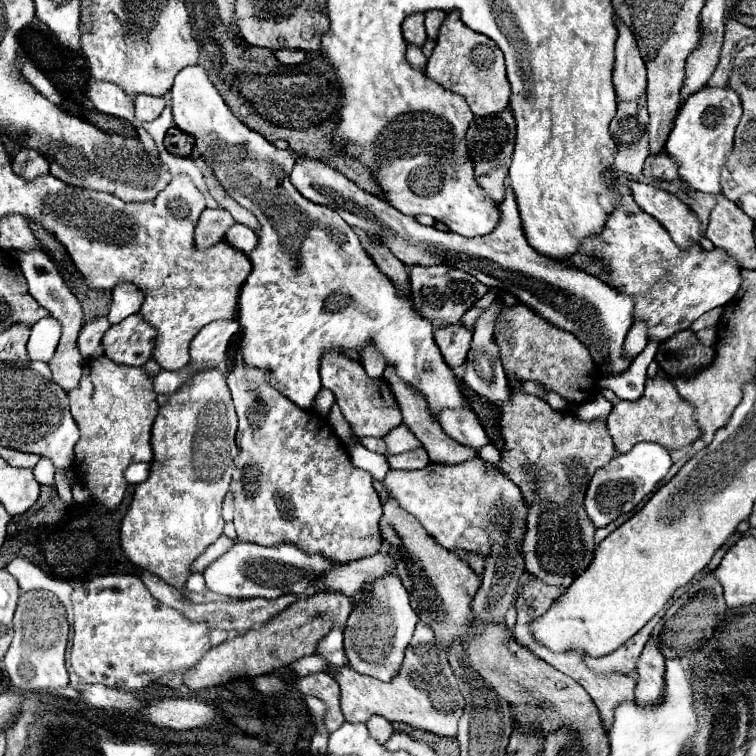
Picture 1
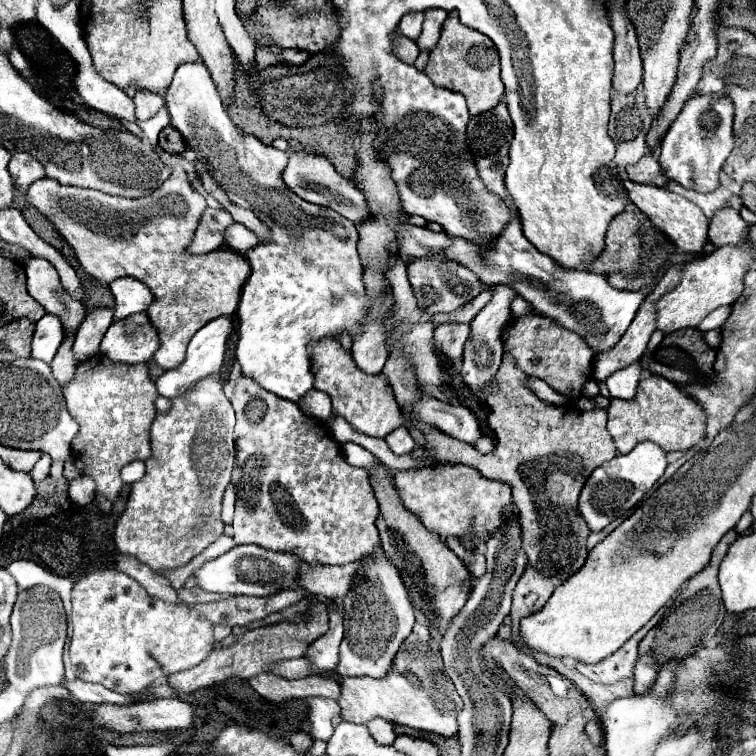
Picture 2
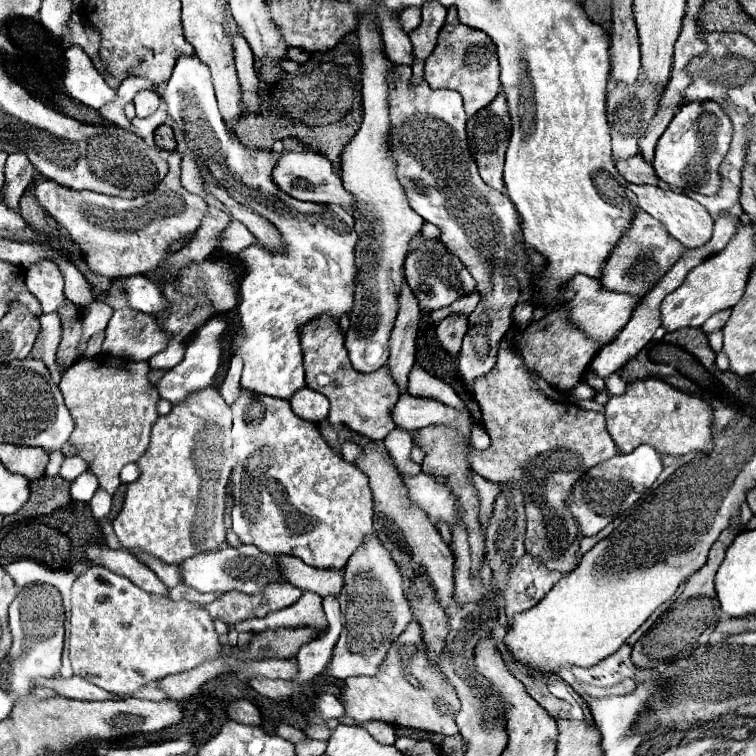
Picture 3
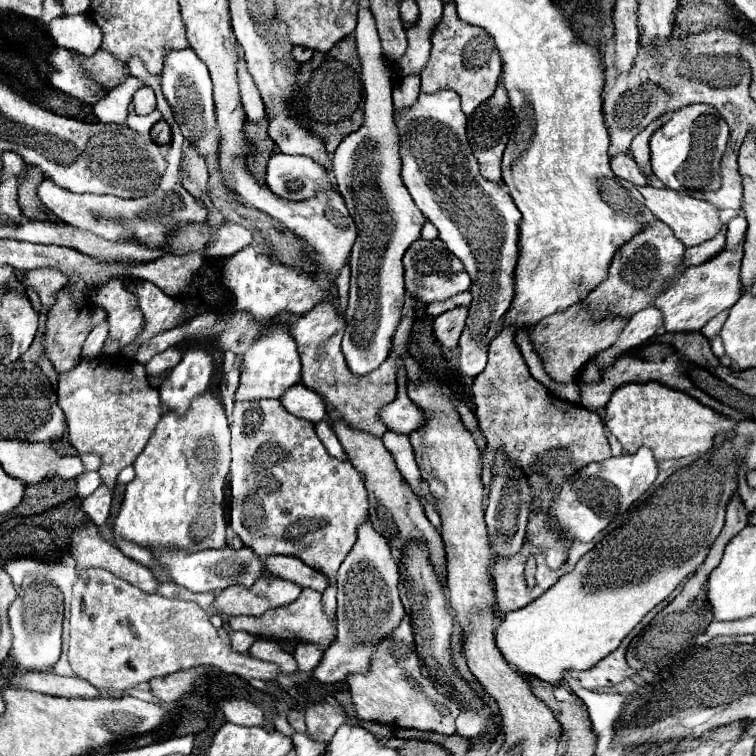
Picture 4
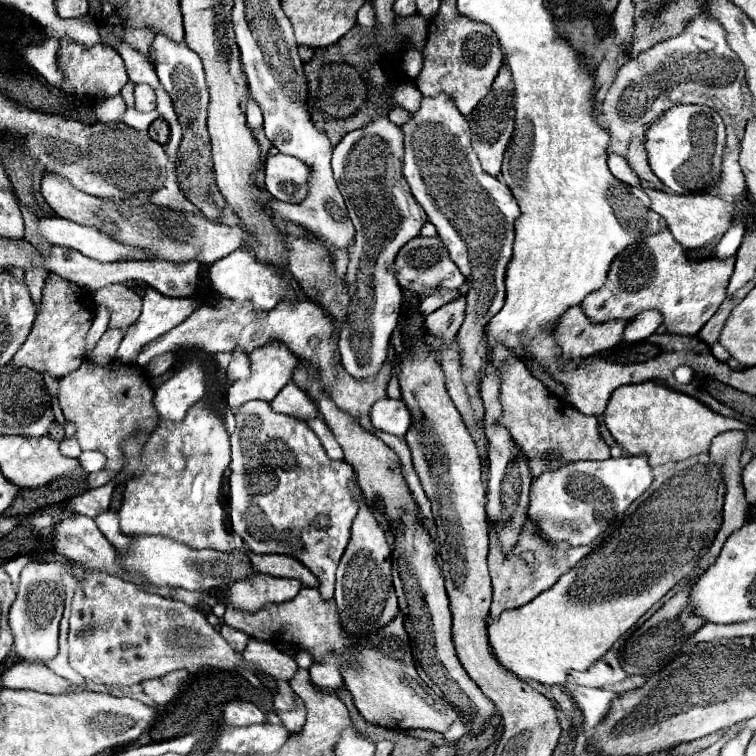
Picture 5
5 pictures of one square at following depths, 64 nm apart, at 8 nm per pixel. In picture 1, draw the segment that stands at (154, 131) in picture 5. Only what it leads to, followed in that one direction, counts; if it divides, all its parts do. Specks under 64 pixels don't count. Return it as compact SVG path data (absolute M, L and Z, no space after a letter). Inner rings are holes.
M170 128L166 138L164 138L164 146L170 154L180 156L180 158L188 158L192 154L194 148L194 140L192 136L188 136L186 132L180 132L180 128Z

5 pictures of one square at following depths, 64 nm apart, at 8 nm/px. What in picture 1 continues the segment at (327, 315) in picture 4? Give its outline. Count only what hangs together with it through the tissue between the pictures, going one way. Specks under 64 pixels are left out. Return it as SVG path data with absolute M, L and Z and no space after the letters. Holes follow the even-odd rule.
M328 352L322 358L320 366L320 378L322 378L322 388L328 388L336 396L336 404L340 406L344 418L348 420L352 432L358 438L384 438L392 428L402 424L402 414L396 404L396 398L392 396L388 384L384 380L372 380L360 362L350 360L344 354L338 352Z

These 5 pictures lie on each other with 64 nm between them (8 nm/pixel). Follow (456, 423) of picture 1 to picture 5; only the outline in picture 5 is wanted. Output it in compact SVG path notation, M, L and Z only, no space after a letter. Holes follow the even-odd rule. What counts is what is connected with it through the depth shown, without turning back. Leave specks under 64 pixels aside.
M392 398L378 400L372 408L370 418L372 418L374 428L400 436L400 438L408 432L410 424L412 424L412 414L406 408L404 400L392 400Z

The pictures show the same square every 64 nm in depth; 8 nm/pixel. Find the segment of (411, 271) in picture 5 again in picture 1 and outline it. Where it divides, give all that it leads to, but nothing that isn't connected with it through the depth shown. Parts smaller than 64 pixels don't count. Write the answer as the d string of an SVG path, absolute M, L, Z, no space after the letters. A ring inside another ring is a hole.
M438 264L438 266L414 266L410 272L410 290L412 290L412 302L414 308L428 318L430 322L438 324L438 326L450 326L450 324L458 324L462 314L472 308L474 302L478 302L486 292L488 286L484 286L482 282L478 282L474 276L470 276L464 270L458 268L448 268L446 264Z

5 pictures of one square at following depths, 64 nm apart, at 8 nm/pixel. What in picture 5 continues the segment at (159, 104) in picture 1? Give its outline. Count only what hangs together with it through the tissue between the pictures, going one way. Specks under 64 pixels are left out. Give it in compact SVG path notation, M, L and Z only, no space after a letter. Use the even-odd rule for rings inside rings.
M136 84L134 98L136 98L136 108L140 112L150 112L156 108L156 94L154 94L152 86L148 86L148 84Z

